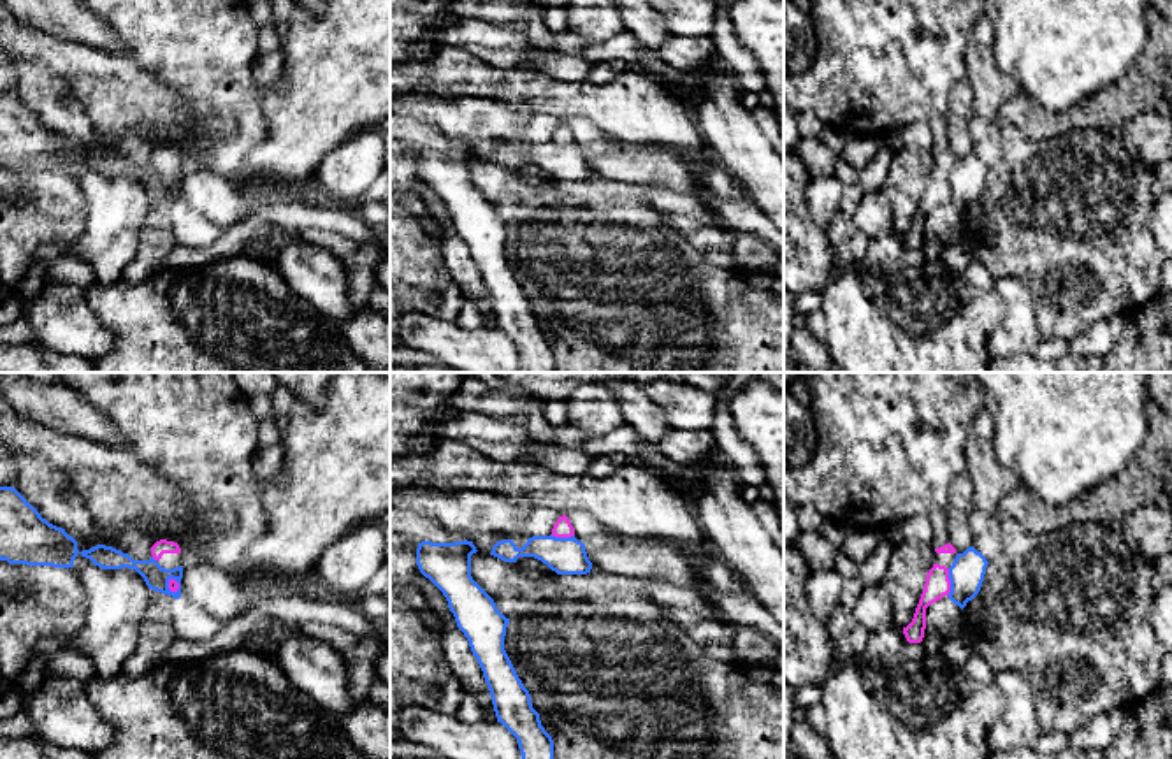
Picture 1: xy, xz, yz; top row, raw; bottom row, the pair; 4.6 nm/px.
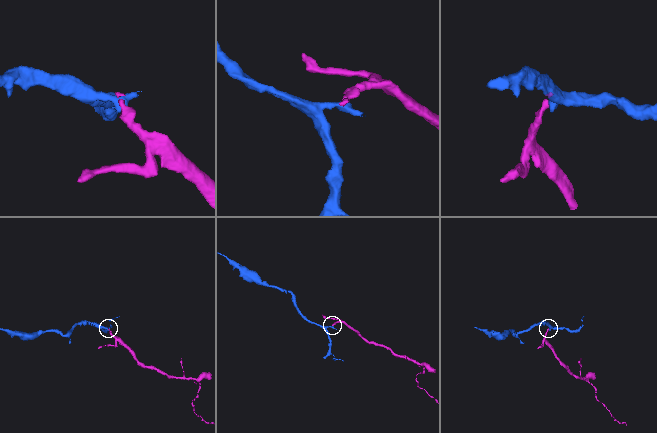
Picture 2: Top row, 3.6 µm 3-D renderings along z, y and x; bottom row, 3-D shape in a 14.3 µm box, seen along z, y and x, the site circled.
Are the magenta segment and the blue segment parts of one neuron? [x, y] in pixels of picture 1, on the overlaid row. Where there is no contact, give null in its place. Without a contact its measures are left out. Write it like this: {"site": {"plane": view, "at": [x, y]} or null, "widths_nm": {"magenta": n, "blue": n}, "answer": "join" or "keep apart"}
{"site": {"plane": "yz", "at": [949, 582]}, "widths_nm": {"magenta": 120, "blue": 160}, "answer": "keep apart"}

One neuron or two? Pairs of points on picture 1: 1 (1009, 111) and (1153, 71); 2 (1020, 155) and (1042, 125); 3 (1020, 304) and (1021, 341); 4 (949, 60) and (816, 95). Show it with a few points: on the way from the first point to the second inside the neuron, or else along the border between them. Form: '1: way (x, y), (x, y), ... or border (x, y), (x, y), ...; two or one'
1: way (1044, 122), (1069, 122), (1118, 104); one
2: border (1070, 129), (1044, 139), (1025, 137); two
3: way (1020, 313), (1020, 332); one
4: way (916, 60), (886, 60), (867, 79), (849, 85); one

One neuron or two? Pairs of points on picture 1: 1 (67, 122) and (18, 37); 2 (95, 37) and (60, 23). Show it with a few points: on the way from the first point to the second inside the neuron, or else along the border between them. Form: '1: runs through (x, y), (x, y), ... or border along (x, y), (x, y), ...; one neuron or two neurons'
1: border along (20, 62), (44, 60), (67, 83); two neurons
2: runs through (86, 28), (69, 23); one neuron

